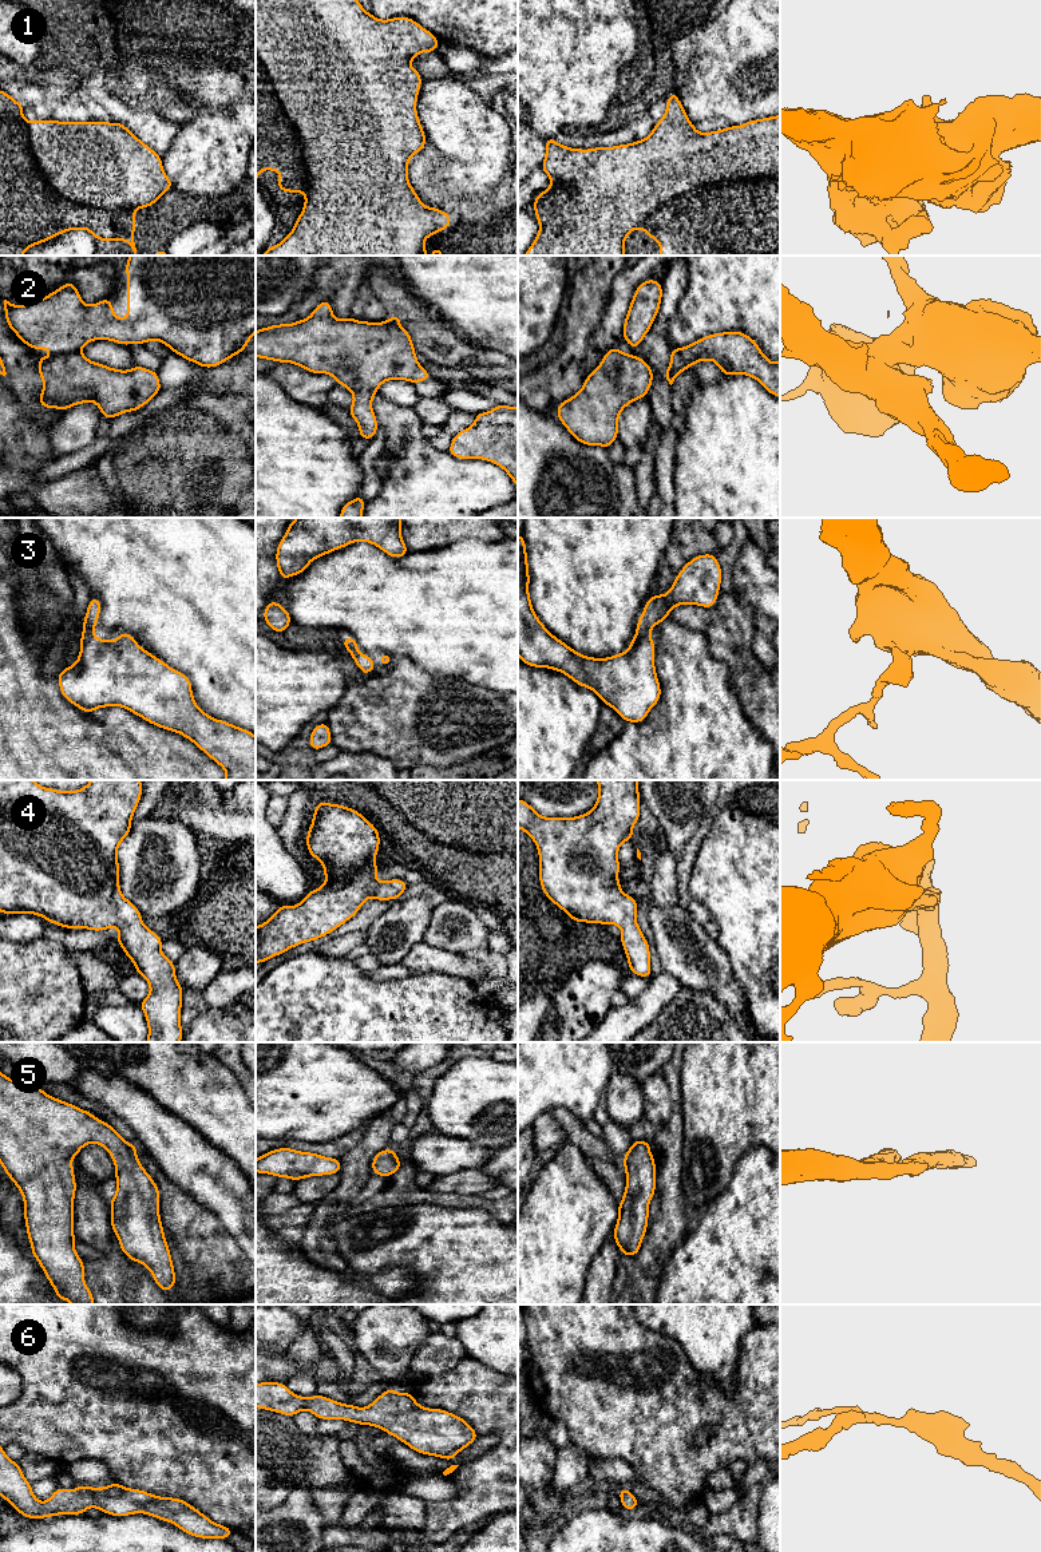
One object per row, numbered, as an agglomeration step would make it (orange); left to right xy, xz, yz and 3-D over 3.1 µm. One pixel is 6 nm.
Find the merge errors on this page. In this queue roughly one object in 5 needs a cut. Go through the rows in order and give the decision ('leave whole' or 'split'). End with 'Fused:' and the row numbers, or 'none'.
1: leave whole
2: leave whole
3: leave whole
4: leave whole
5: leave whole
6: leave whole
Fused: none

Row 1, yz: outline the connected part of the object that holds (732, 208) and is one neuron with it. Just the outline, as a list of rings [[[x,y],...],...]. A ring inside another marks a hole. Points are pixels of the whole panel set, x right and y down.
[[[676,91],[666,99],[664,116],[642,140],[613,147],[571,149],[546,138],[546,154],[542,171],[550,178],[550,187],[541,191],[531,202],[539,222],[535,241],[523,256],[625,256],[625,239],[632,230],[645,230],[646,235],[660,242],[660,256],[780,256],[780,115],[753,119],[724,130],[698,132],[681,104]]]

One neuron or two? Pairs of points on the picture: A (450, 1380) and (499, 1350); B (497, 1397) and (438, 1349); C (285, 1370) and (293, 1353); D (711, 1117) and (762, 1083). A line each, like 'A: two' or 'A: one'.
A: two
B: two
C: two
D: one

